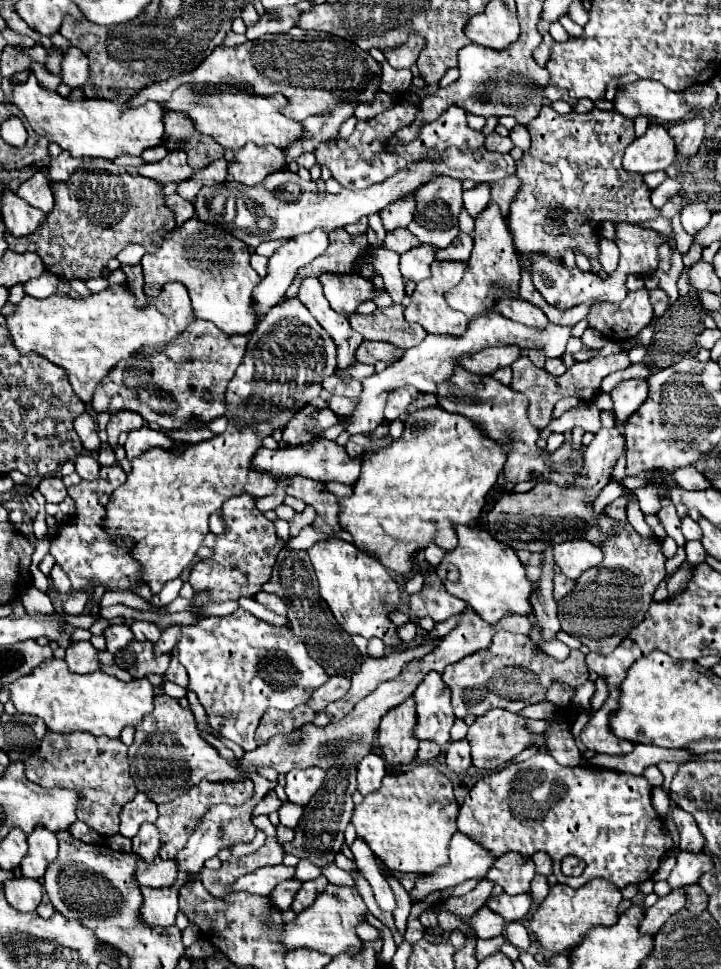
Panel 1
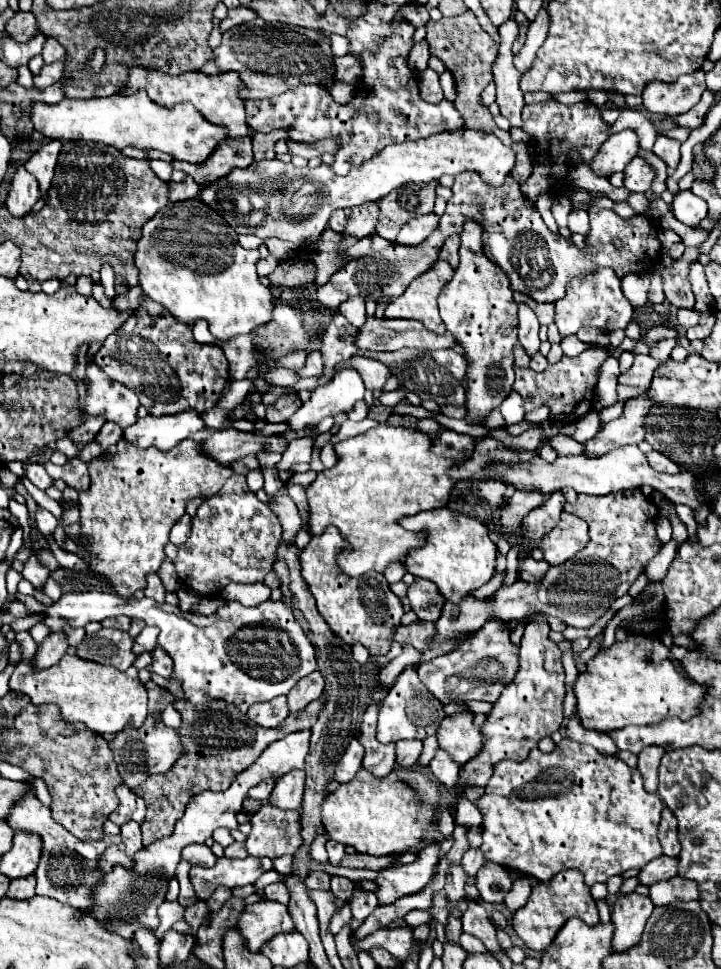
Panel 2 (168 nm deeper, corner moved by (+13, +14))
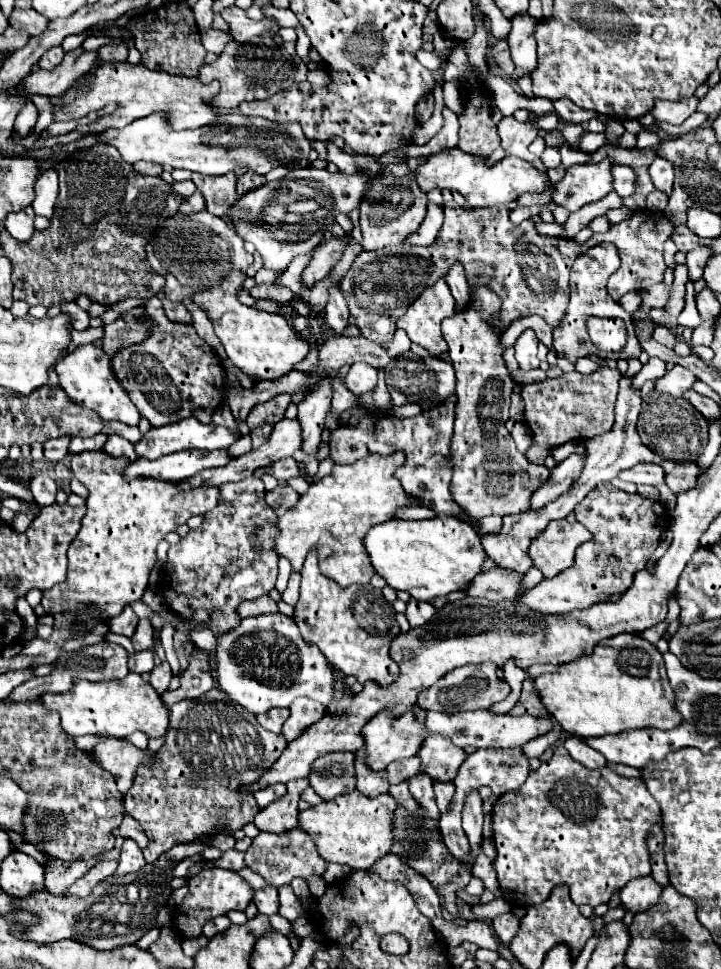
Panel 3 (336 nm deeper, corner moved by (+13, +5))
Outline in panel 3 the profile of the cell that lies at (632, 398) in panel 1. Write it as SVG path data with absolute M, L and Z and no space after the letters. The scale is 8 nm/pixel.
M675 365L669 373L665 373L661 379L657 379L655 391L665 393L665 395L673 395L673 397L681 397L687 389L691 389L691 385L695 381L697 381L697 377L689 369Z

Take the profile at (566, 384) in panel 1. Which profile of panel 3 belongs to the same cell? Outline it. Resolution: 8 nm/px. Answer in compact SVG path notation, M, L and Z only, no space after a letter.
M603 367L593 375L581 375L577 371L563 373L559 379L545 379L541 383L523 385L521 395L525 401L525 425L531 431L533 445L525 457L529 463L545 463L549 449L567 441L583 441L607 433L613 427L613 407L619 389L621 373L617 369Z

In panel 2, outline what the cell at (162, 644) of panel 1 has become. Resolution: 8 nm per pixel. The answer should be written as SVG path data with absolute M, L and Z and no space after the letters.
M145 626L143 632L135 638L135 646L133 652L135 654L143 654L143 652L153 652L153 648L157 646L157 628L153 626Z

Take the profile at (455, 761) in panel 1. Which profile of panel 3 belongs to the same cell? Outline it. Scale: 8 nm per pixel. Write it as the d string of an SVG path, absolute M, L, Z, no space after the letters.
M435 783L435 795L437 795L437 807L441 813L449 811L449 803L453 799L453 783Z

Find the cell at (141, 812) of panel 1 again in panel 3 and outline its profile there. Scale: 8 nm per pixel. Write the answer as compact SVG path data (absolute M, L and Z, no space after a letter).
M125 815L125 819L123 819L121 827L117 827L113 833L115 833L115 837L133 839L141 849L145 849L145 847L147 847L147 843L149 843L149 839L147 839L147 835L143 833L141 825L139 825L131 815Z

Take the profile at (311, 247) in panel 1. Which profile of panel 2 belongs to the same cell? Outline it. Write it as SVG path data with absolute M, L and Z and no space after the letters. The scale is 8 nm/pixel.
M269 256L269 258L261 259L257 263L257 274L260 277L266 277L275 270L279 266L279 260L277 258L273 258L273 256Z

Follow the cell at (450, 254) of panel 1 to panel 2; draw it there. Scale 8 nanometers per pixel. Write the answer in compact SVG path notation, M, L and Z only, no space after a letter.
M453 234L453 236L449 236L449 238L445 240L445 244L443 244L441 252L439 252L439 258L441 258L441 260L447 260L447 262L455 268L457 262L459 262L457 248L459 248L459 234Z

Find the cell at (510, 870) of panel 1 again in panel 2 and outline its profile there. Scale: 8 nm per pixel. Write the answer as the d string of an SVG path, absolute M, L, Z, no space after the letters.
M467 850L465 852L465 856L463 856L463 862L461 862L461 866L465 868L465 872L469 874L469 876L475 876L477 874L477 870L481 870L481 866L485 866L485 858L483 858L483 854L479 852L479 850Z

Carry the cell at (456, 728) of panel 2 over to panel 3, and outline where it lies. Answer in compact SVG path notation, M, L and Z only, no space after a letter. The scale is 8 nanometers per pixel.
M427 735L427 739L421 741L417 757L421 759L421 773L429 775L433 781L447 783L453 781L457 767L465 761L465 751L441 735Z

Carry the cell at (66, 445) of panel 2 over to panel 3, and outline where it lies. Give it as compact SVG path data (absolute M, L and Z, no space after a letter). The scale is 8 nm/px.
M63 435L63 437L57 437L57 439L49 439L49 441L45 441L45 443L43 443L45 457L47 457L49 461L53 461L53 463L63 461L63 459L69 455L69 451L67 451L69 441L71 441L69 435Z

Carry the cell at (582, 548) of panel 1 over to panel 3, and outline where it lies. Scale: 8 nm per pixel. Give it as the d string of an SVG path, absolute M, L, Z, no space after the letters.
M555 519L533 539L529 545L529 557L533 567L539 569L545 579L551 579L573 565L577 547L589 539L591 533L581 523Z

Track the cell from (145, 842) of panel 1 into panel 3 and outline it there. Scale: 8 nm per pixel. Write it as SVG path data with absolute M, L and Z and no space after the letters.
M125 839L123 847L121 847L121 857L119 857L119 867L115 871L117 877L121 875L127 875L127 873L133 873L133 871L139 871L141 867L145 867L145 859L143 859L143 853L141 849L137 847L137 843L133 843L131 839Z

